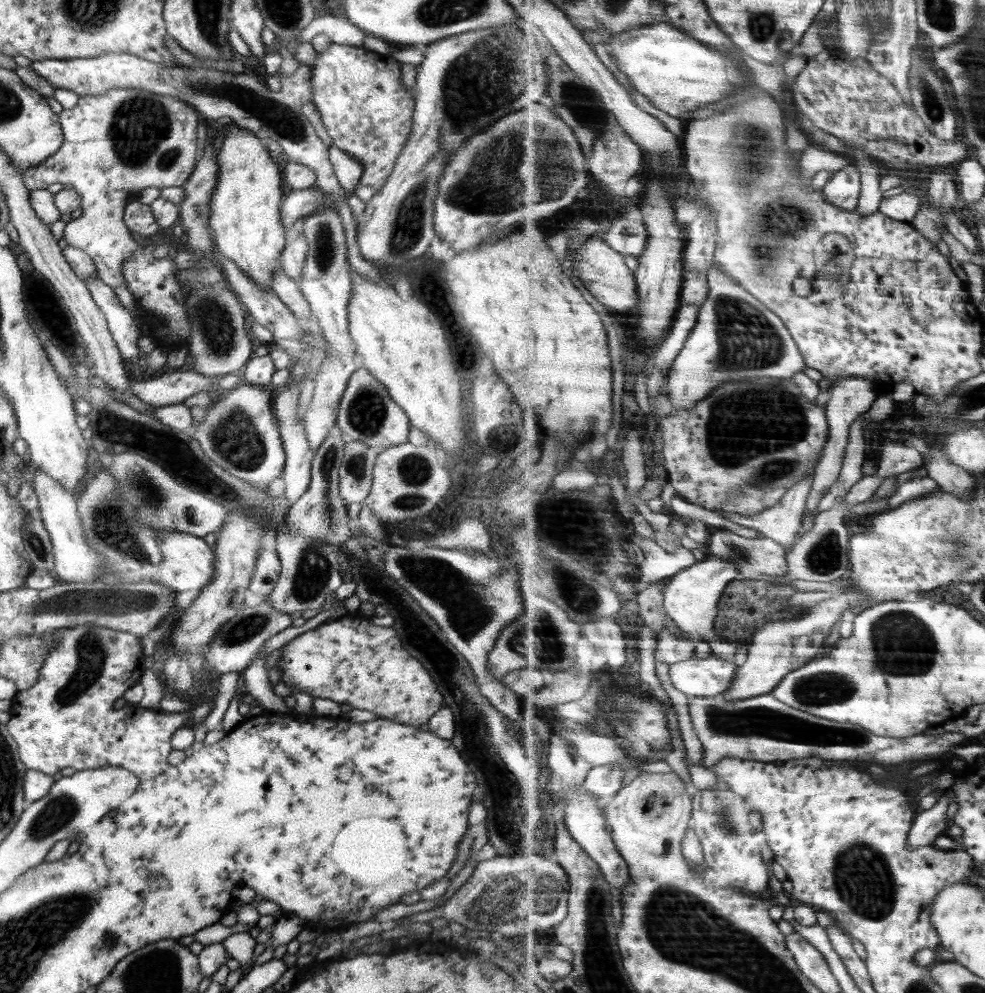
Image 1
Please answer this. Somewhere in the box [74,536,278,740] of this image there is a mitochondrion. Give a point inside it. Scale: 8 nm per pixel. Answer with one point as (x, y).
(249, 626)

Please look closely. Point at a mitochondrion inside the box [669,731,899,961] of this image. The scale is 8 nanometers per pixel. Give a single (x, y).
(726, 824)

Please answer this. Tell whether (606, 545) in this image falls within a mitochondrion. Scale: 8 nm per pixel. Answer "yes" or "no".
yes

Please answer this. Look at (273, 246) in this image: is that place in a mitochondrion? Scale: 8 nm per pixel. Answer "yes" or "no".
no

